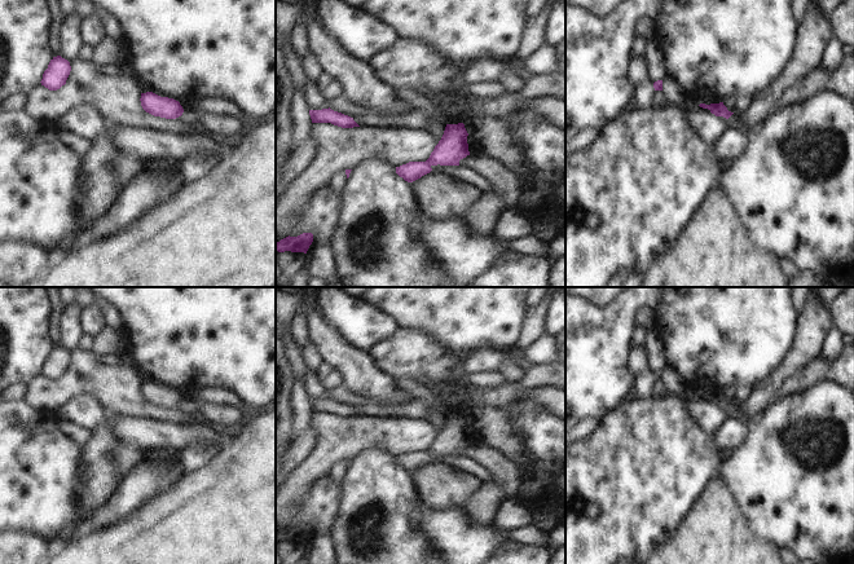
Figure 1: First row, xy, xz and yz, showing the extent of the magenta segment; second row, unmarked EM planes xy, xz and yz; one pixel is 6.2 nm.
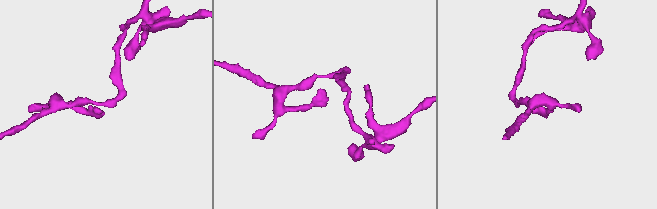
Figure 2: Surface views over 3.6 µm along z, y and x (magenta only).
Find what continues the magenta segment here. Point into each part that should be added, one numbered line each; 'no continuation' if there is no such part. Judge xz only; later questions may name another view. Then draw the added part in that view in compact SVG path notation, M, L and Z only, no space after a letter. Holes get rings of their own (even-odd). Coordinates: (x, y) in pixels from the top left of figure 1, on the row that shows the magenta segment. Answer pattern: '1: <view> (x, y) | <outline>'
1: xz (450, 111) | M449 102L446 106L439 109L445 116L446 124L458 124L468 120L461 114L461 107L457 107L453 102Z

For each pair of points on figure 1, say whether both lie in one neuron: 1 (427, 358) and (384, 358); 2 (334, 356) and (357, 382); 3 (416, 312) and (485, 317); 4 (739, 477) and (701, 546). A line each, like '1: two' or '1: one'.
1: one
2: one
3: one
4: two

